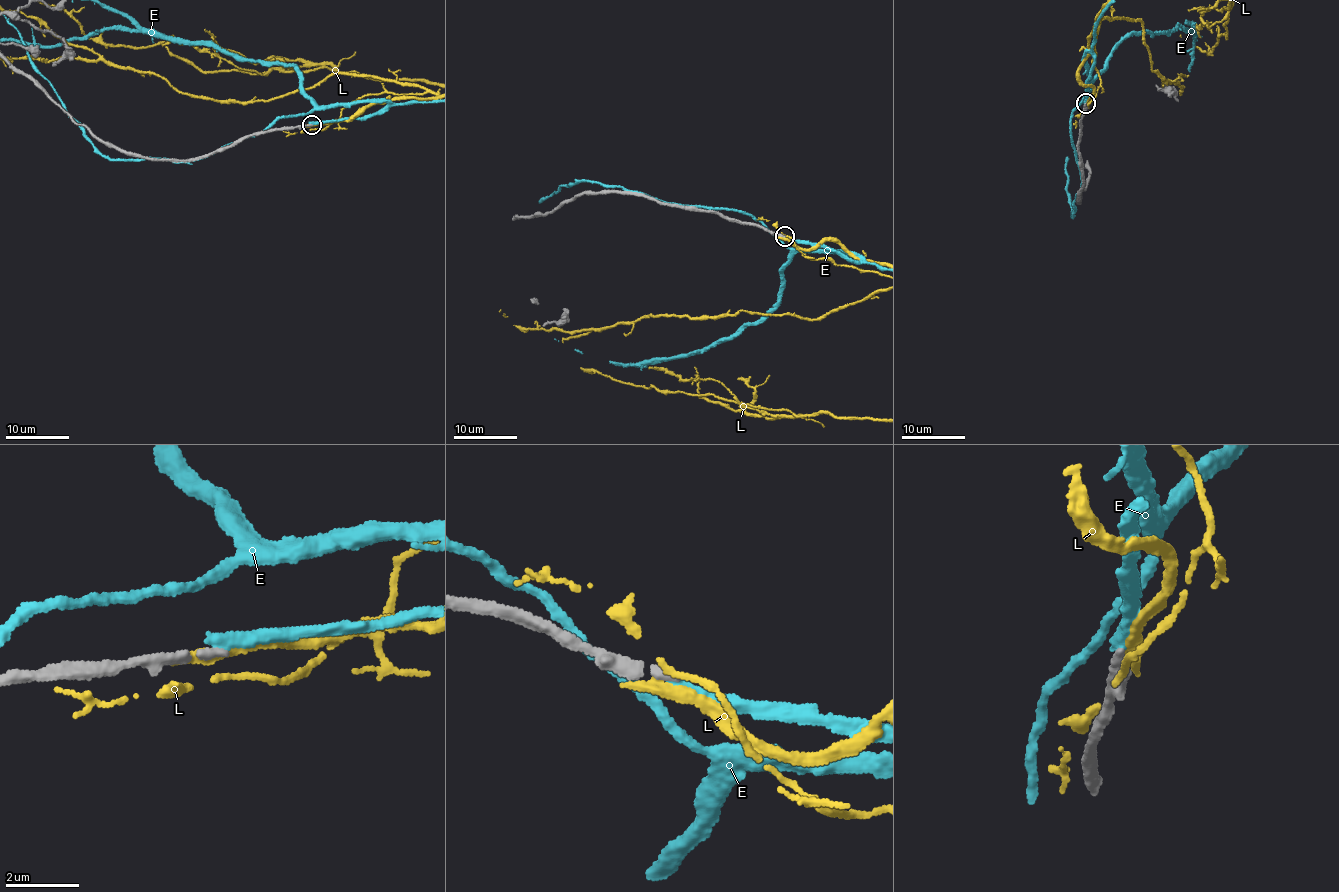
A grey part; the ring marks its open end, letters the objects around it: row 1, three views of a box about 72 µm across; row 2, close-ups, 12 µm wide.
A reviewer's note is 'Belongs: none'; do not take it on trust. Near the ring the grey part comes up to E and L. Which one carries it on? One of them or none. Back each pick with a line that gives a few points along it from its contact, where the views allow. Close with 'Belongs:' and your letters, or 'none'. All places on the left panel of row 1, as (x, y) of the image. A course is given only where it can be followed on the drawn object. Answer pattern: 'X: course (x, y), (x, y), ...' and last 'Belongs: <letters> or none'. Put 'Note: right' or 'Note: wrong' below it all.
Belongs: none
Note: right

